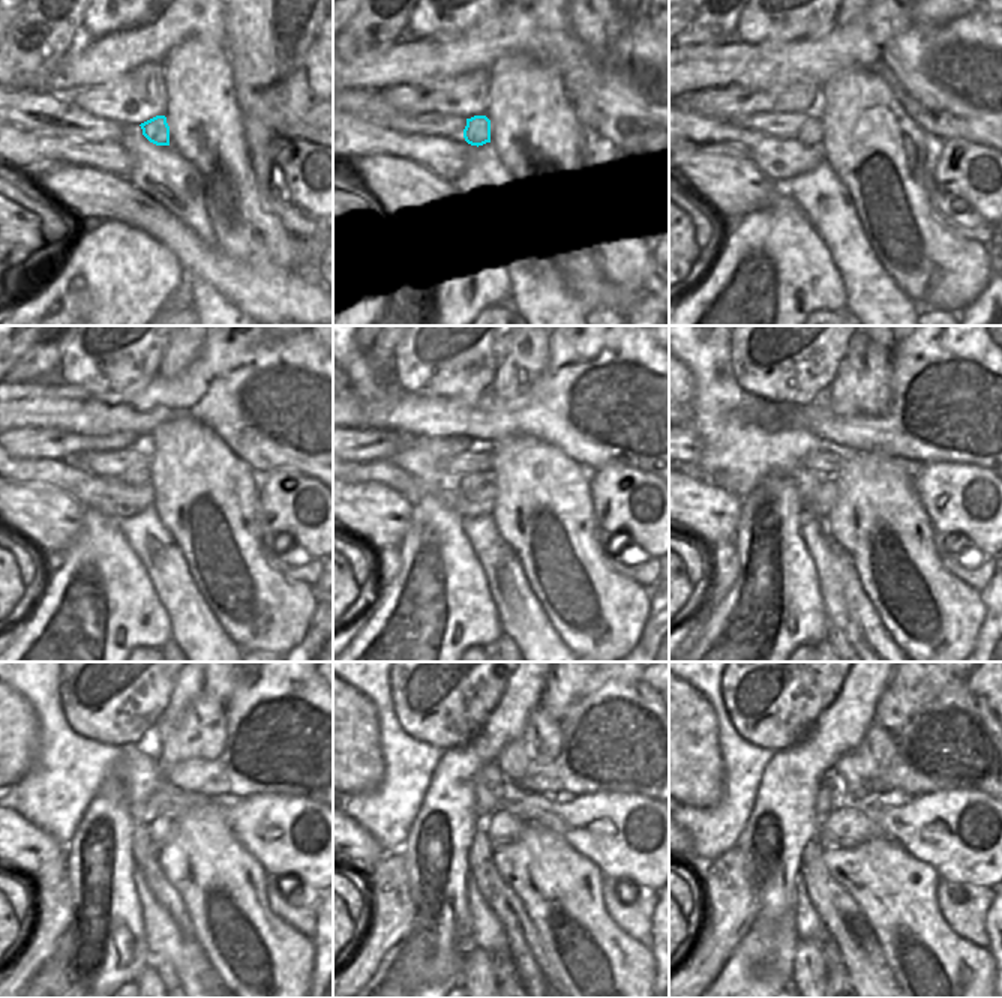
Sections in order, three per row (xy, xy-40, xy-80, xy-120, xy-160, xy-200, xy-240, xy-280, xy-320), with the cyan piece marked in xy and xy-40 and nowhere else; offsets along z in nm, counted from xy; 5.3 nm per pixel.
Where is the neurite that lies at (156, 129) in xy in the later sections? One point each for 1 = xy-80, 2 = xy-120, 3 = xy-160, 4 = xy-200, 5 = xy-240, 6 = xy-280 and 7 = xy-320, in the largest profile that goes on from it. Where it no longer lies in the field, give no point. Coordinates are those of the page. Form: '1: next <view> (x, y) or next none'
1: next xy-80 (812, 132)
2: next xy-120 (134, 476)
3: next xy-160 (471, 482)
4: next xy-200 (807, 480)
5: next xy-240 (144, 853)
6: next xy-280 (525, 950)
7: next xy-320 (863, 958)

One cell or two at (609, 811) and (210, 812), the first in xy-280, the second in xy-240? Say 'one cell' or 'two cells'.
two cells

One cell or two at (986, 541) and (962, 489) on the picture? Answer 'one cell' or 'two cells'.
one cell

